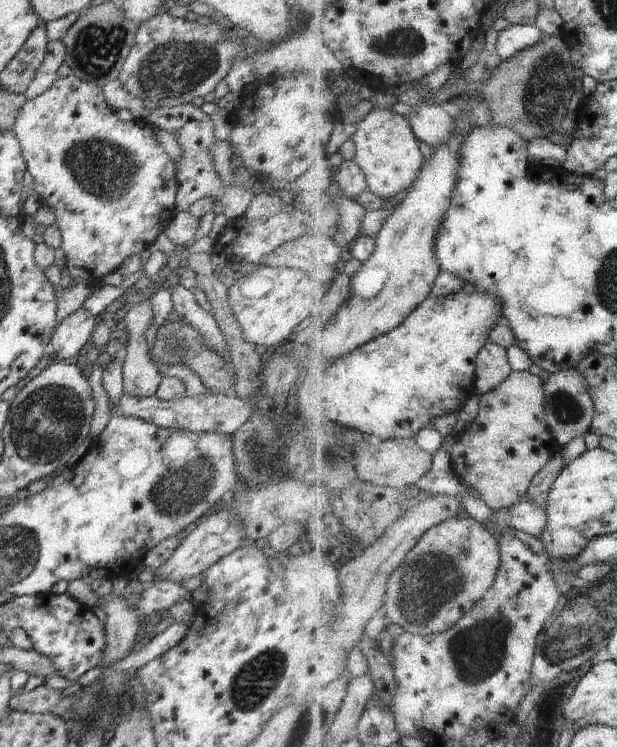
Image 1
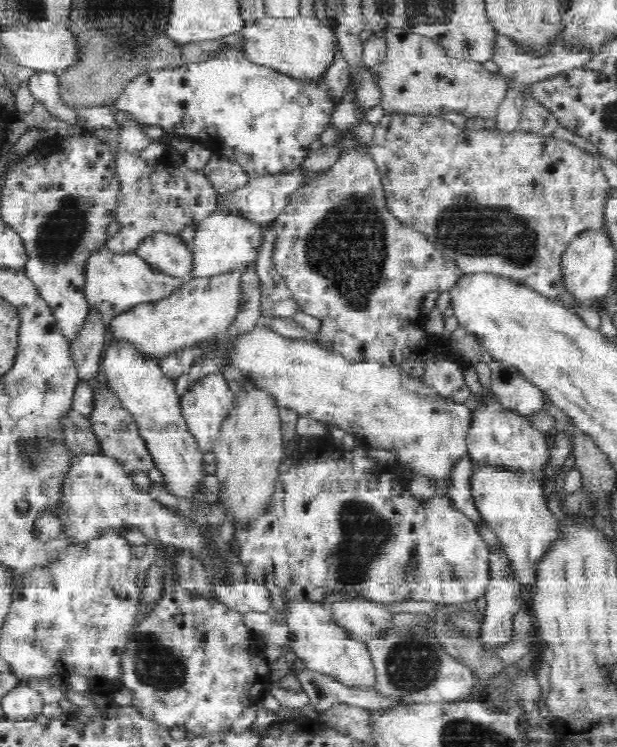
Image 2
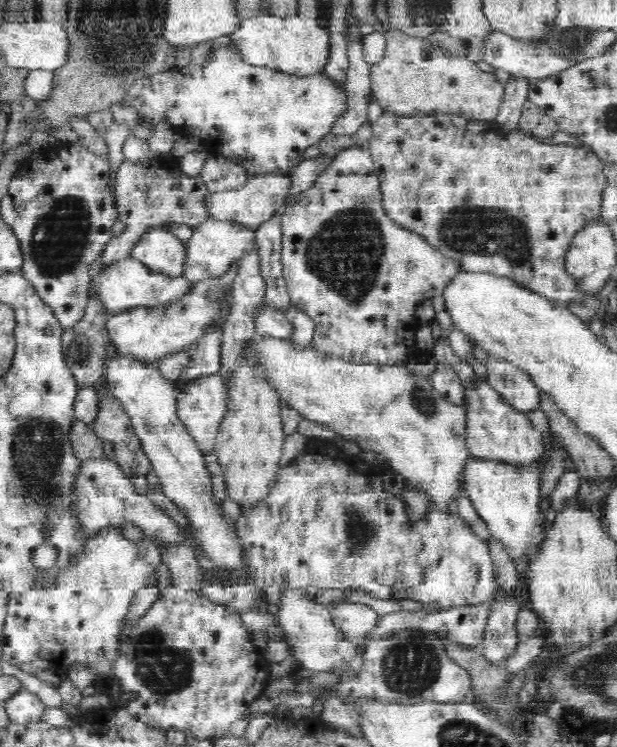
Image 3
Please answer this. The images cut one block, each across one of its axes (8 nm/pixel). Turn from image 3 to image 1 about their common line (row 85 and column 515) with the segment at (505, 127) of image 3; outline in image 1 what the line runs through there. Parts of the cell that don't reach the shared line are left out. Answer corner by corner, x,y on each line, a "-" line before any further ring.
530,499
510,509
508,524
522,532
543,538
548,528
549,516
547,508
534,504

